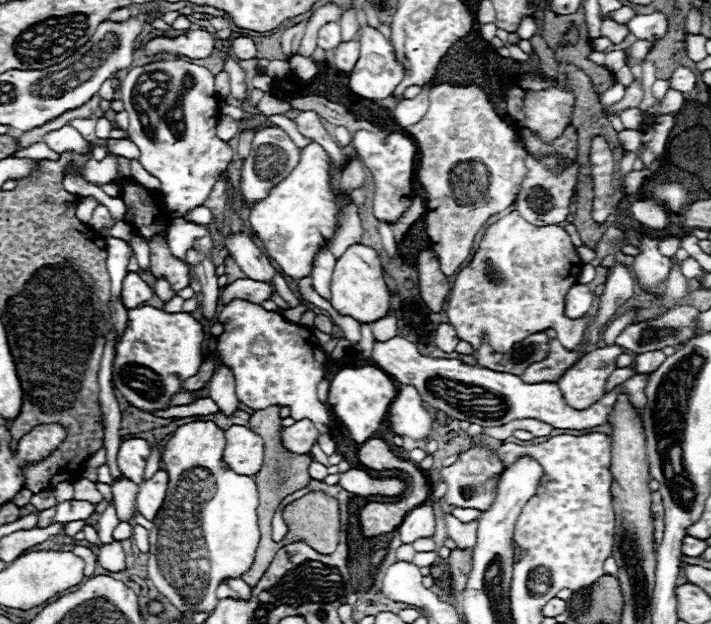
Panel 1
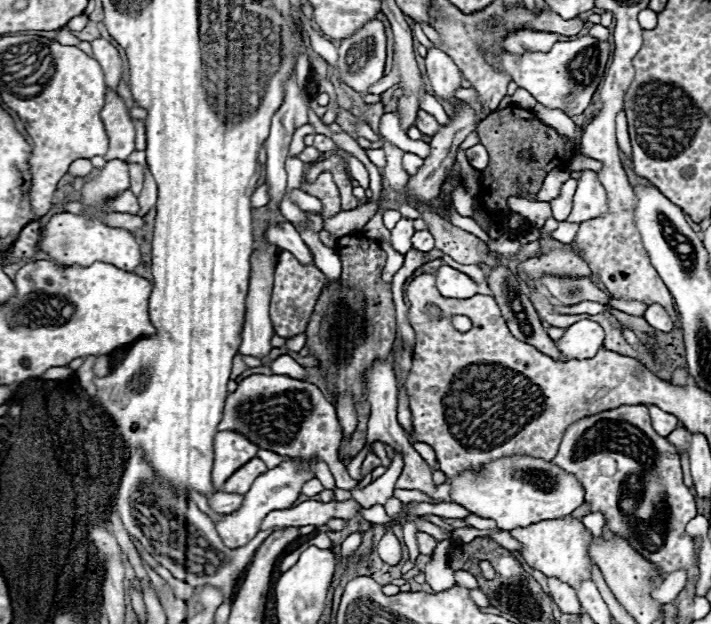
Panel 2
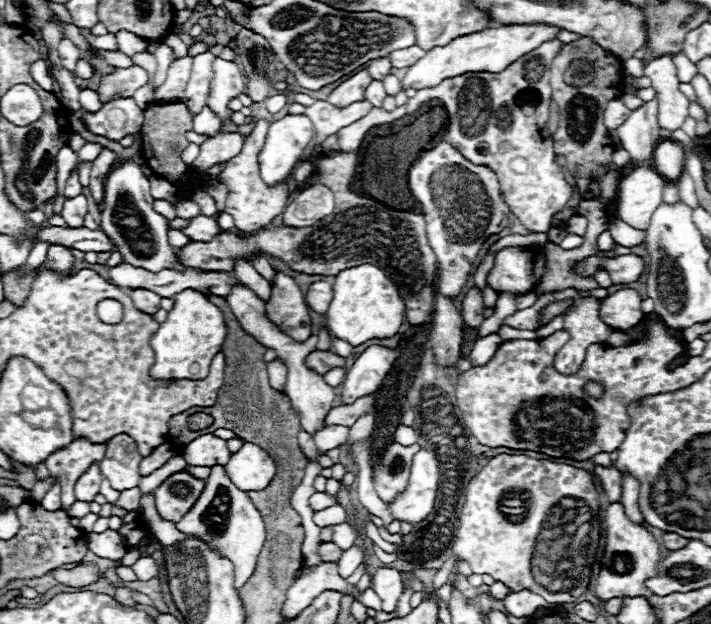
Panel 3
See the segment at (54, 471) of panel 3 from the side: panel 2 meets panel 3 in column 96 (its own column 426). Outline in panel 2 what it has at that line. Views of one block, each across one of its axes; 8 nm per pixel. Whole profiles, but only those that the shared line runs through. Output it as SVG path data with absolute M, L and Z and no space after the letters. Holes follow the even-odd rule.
M414 442L414 448L416 448L416 452L418 452L430 466L436 466L436 454L434 454L434 450L432 450L428 444L424 444L424 442Z

